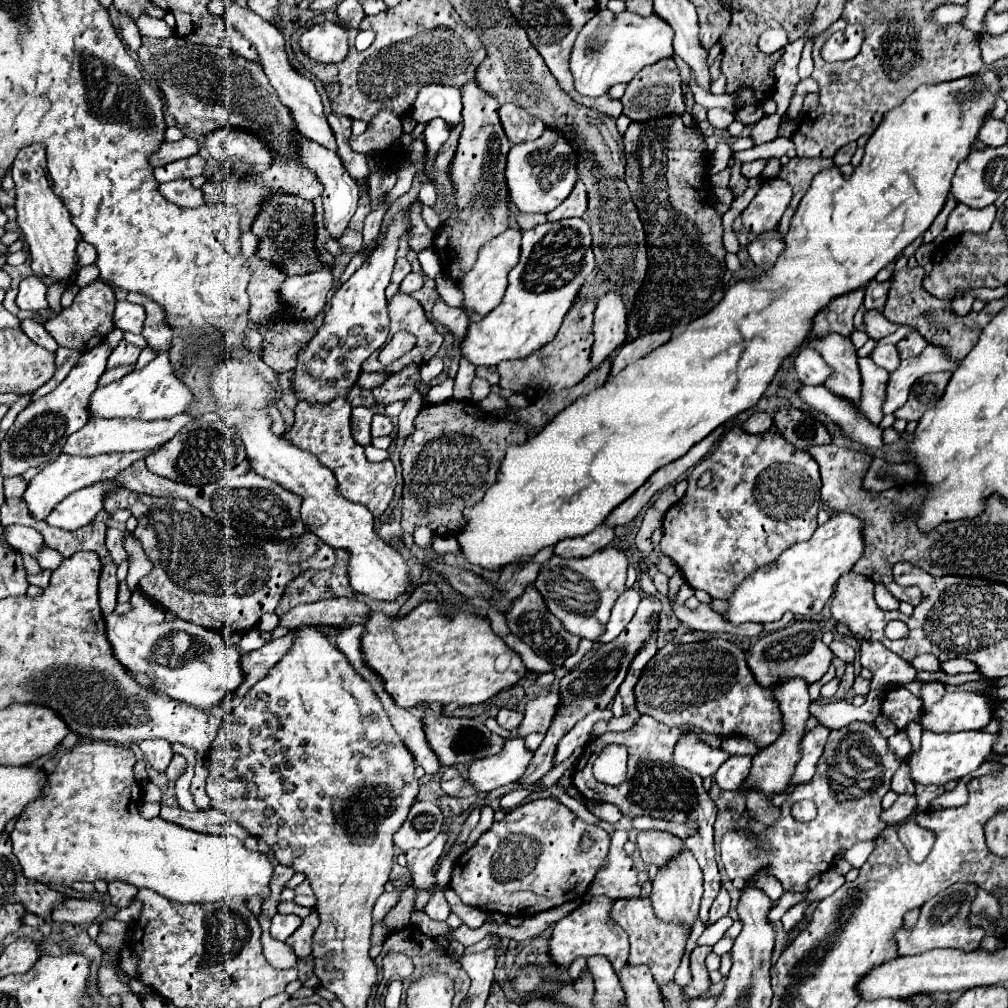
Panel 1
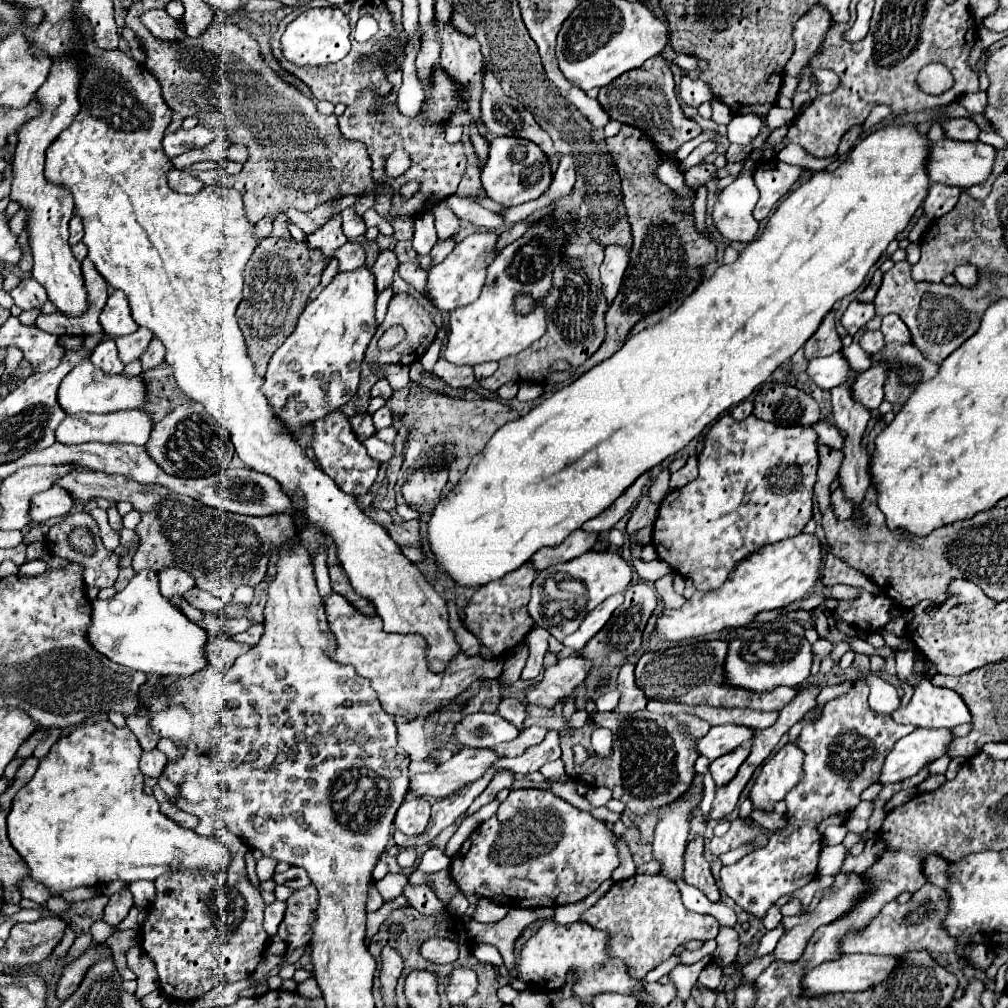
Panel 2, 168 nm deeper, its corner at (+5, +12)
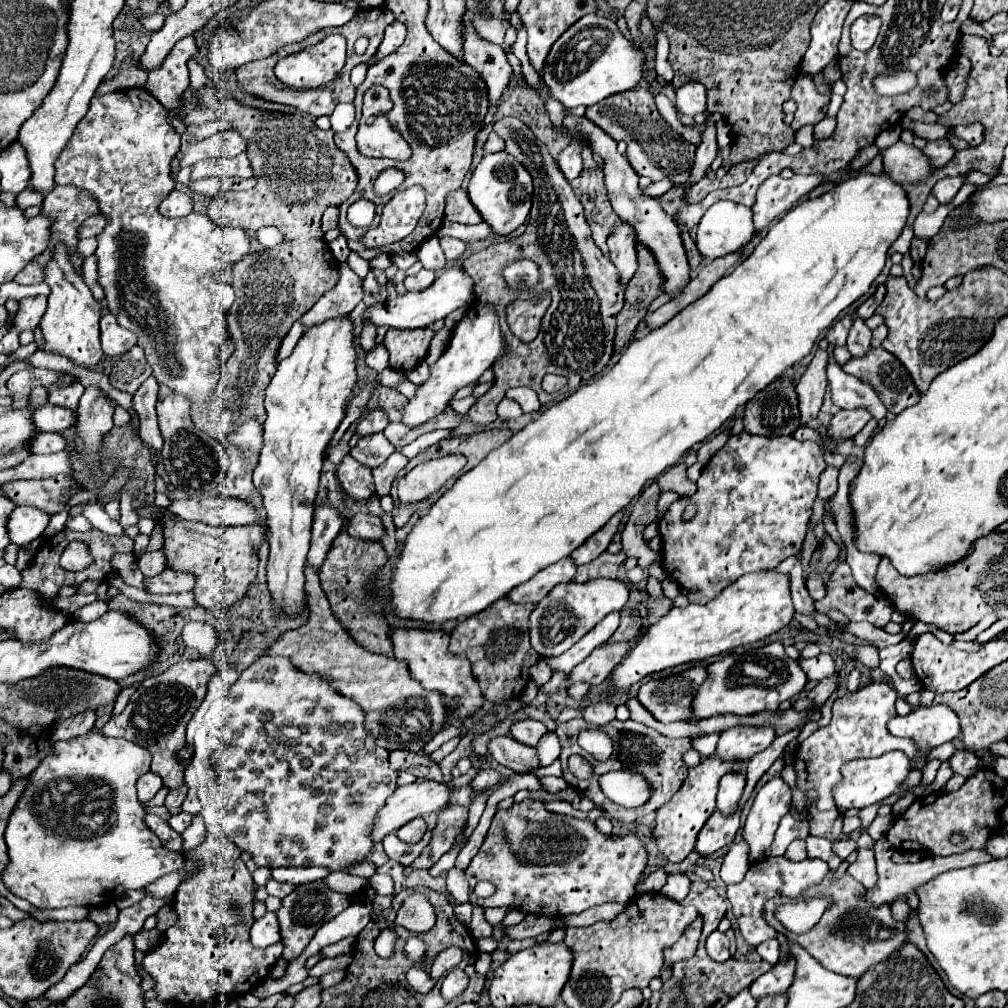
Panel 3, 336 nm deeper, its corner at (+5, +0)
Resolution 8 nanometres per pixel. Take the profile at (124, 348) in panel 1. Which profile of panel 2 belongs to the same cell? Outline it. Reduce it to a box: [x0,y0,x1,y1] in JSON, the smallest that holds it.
[90,340,124,374]

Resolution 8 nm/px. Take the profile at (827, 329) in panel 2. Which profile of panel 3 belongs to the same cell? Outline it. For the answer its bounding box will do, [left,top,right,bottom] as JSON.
[796,350,828,426]

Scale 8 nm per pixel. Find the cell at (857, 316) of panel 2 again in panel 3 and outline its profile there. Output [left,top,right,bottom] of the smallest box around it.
[826,314,852,346]

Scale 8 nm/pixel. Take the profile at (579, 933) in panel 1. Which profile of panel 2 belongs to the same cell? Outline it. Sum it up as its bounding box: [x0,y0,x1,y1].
[518,920,650,1006]

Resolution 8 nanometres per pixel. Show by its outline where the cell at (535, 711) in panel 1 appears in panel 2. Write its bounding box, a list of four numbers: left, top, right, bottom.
[526,654,590,708]

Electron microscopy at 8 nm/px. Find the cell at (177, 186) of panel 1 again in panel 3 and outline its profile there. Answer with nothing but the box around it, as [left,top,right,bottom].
[158,190,192,218]

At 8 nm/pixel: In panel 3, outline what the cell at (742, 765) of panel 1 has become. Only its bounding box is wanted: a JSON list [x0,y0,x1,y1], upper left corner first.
[716,774,744,816]

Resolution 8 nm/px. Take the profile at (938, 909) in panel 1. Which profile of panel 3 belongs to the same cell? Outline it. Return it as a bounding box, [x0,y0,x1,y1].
[764,836,908,978]

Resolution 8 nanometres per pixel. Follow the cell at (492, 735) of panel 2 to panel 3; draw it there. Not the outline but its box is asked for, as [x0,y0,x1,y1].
[490,736,540,772]

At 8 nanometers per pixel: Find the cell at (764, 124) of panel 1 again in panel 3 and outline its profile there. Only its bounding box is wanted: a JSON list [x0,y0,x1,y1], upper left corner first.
[696,204,754,260]

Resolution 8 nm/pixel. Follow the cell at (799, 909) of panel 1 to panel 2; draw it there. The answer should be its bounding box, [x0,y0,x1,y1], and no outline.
[756,922,782,956]

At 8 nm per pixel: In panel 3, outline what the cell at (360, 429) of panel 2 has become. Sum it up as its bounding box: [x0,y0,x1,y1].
[350,434,394,468]

